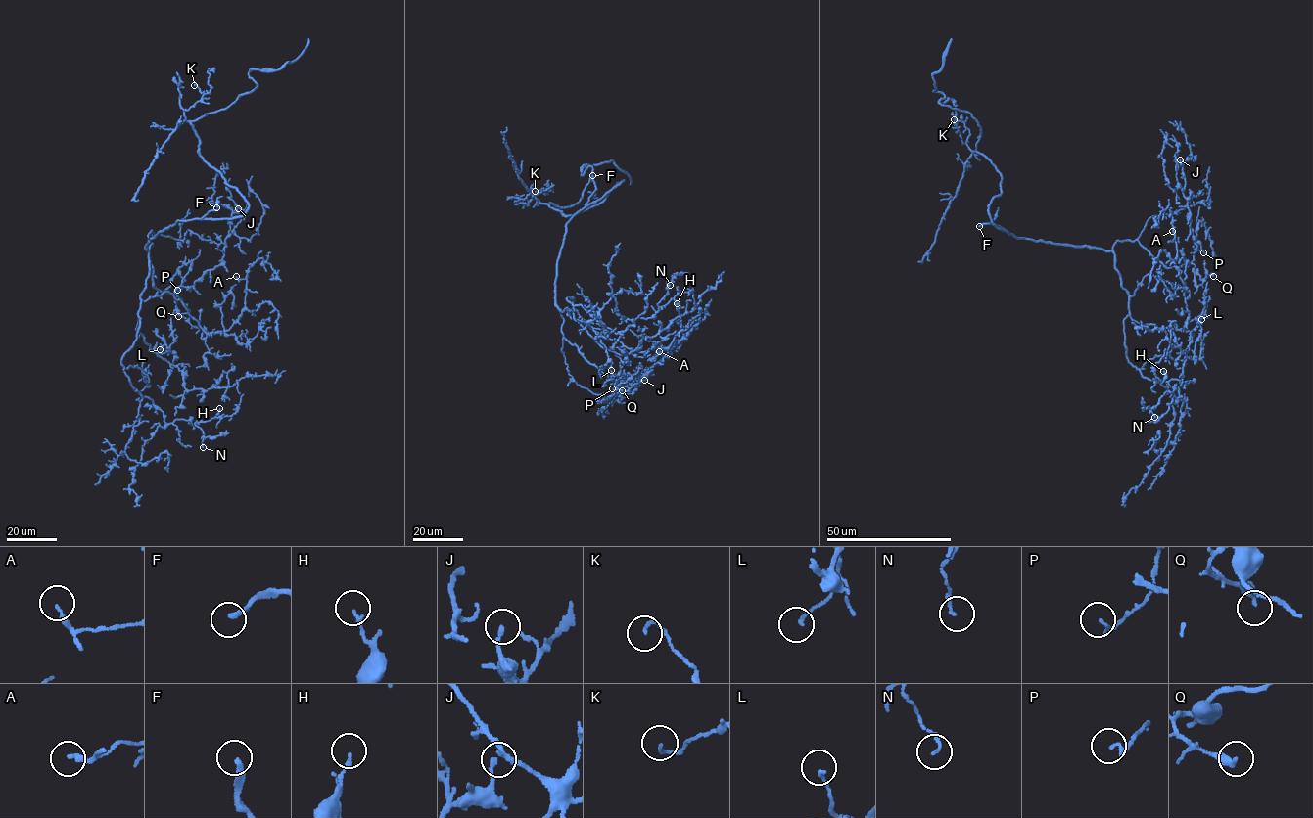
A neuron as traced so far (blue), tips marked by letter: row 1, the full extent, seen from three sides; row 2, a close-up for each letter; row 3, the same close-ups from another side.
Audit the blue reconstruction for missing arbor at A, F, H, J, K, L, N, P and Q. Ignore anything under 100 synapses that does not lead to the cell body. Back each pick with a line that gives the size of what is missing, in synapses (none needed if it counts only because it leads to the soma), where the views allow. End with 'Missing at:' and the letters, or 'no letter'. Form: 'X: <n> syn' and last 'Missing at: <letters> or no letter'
F: 250 syn
Missing at: F

